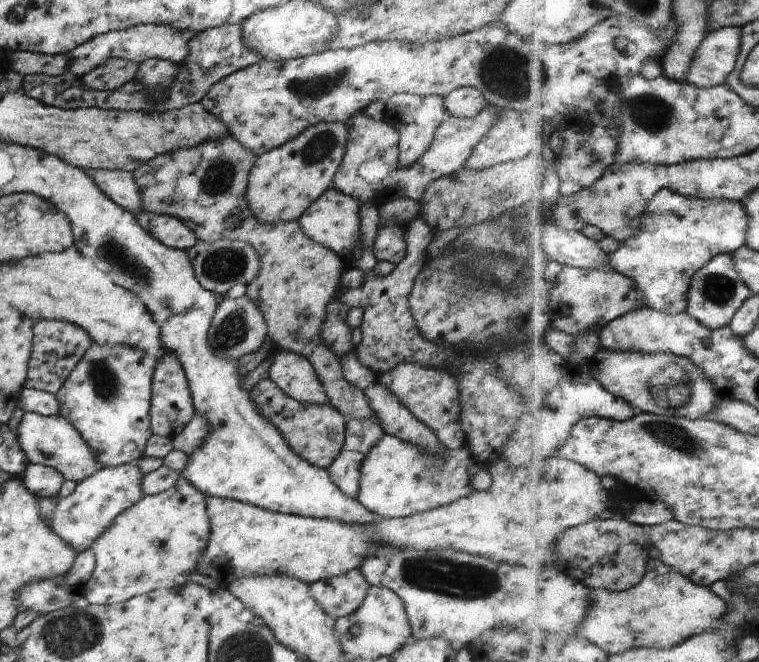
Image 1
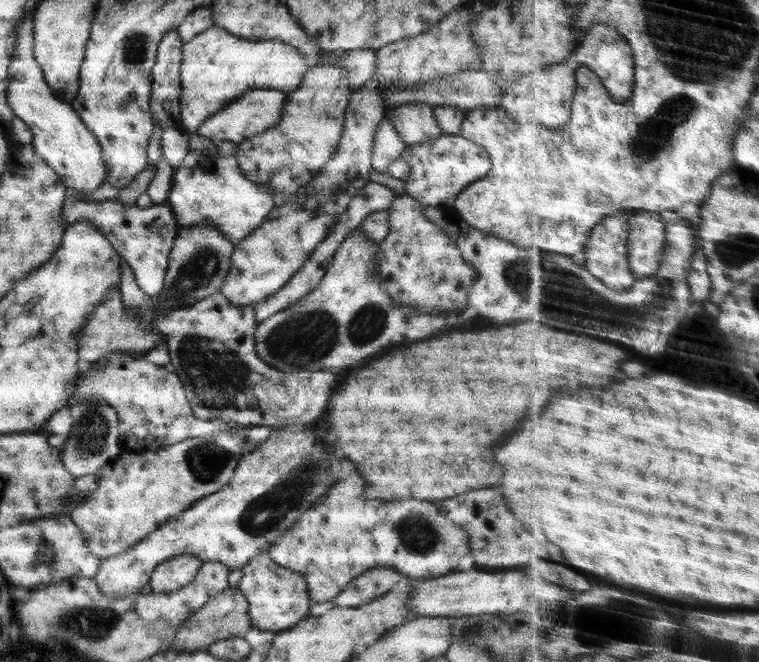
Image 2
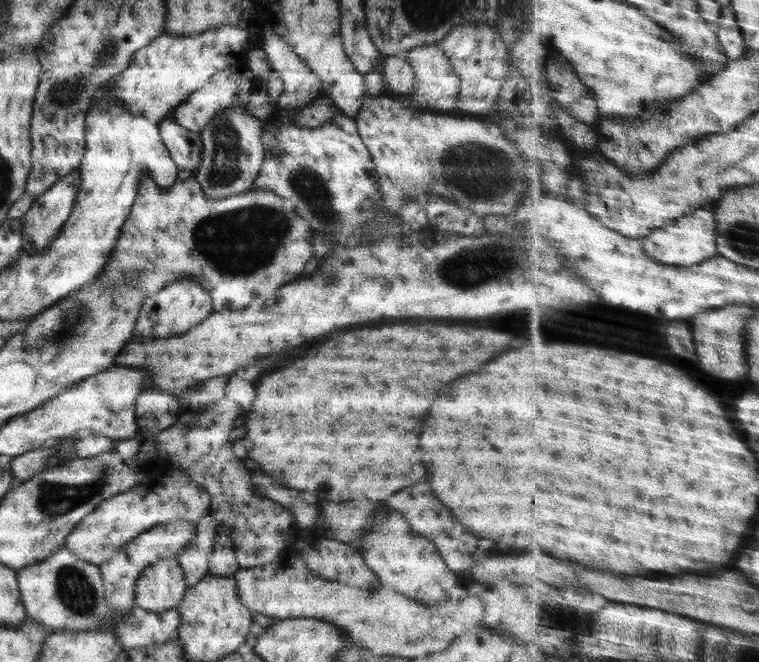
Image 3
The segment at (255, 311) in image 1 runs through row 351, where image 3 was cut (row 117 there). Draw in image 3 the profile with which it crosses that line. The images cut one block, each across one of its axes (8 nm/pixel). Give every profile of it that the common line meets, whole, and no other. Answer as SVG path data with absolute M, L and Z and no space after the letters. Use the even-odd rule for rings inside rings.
M243 103L215 113L203 126L199 132L201 156L193 170L193 178L201 185L207 199L220 199L251 190L264 157L261 140L261 126L264 123L247 113Z

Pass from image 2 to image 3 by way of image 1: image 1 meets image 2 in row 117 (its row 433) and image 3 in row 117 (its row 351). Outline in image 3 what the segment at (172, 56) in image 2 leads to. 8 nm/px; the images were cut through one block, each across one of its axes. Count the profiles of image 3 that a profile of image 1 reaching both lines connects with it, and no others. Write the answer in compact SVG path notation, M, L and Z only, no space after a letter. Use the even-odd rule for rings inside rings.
M170 117L159 121L157 127L161 141L177 168L193 171L199 164L201 156L202 144L199 133L189 132L175 124L175 120L171 120Z

